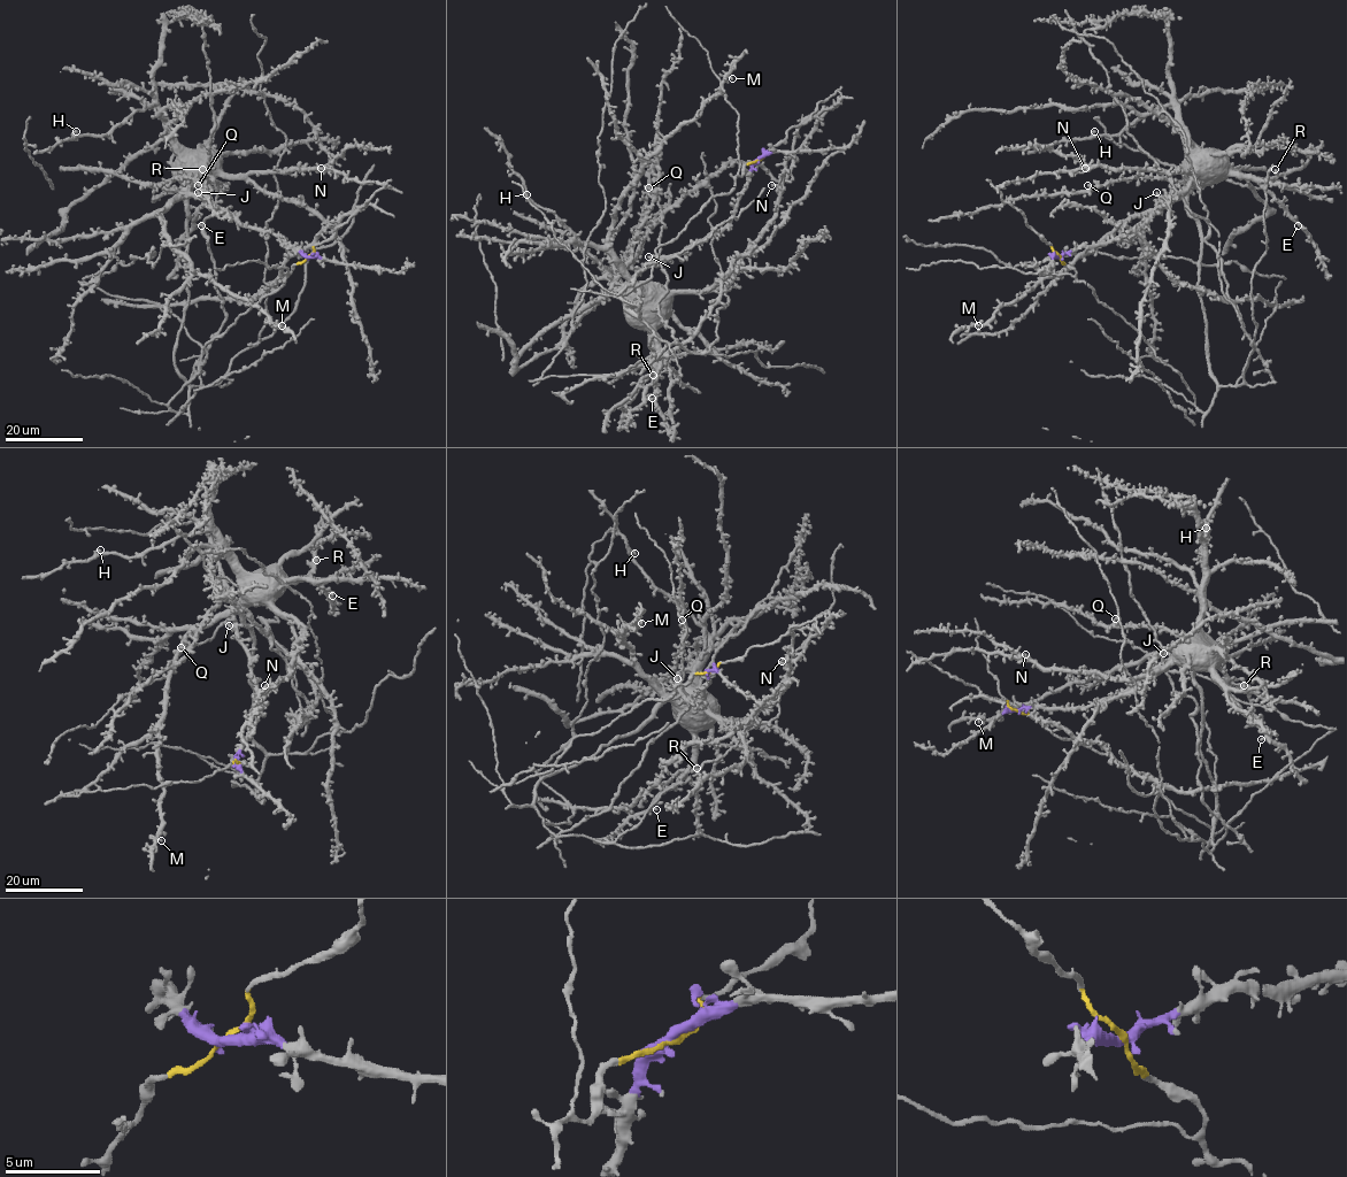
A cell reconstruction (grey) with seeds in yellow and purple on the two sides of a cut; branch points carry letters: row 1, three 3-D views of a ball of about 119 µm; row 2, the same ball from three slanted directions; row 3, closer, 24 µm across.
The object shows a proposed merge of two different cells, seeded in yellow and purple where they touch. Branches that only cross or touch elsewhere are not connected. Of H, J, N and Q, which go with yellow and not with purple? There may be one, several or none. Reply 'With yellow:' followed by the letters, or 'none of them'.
With yellow: H, N

